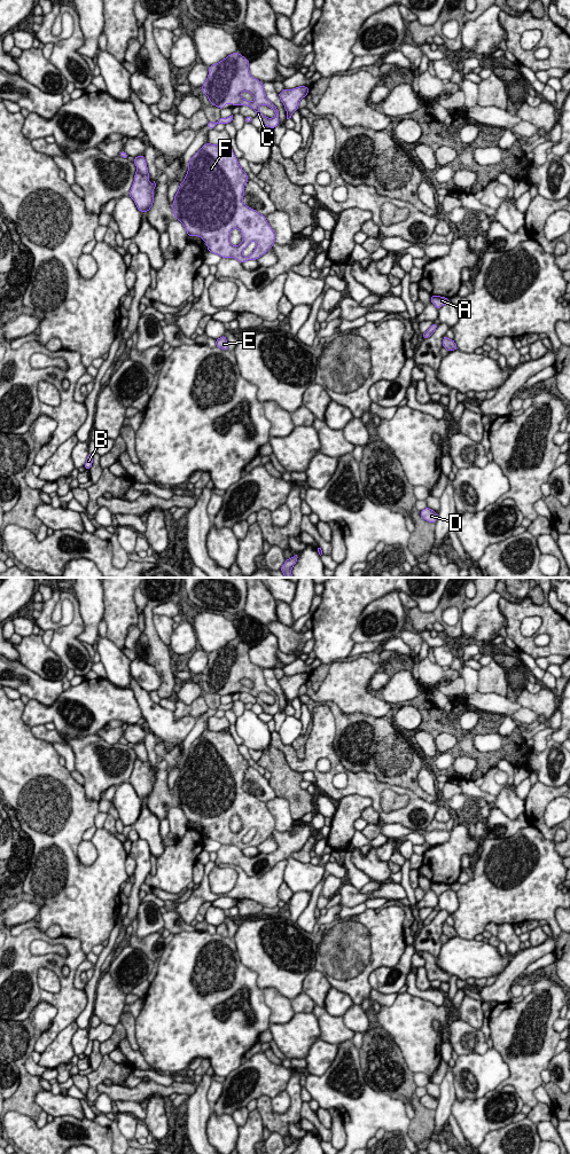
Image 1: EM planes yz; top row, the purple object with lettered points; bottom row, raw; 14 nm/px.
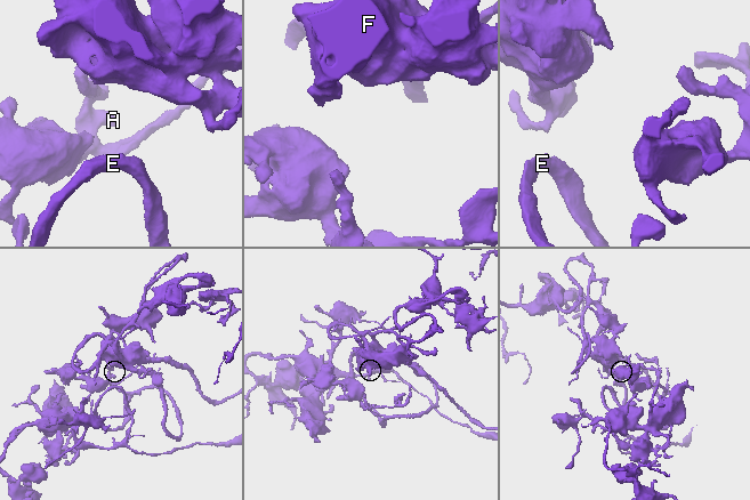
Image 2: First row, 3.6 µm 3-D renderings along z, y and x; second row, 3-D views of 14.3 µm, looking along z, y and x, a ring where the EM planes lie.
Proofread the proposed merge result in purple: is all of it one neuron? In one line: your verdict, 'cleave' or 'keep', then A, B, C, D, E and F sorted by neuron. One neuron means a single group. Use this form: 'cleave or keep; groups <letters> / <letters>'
keep; groups A B C D E F

